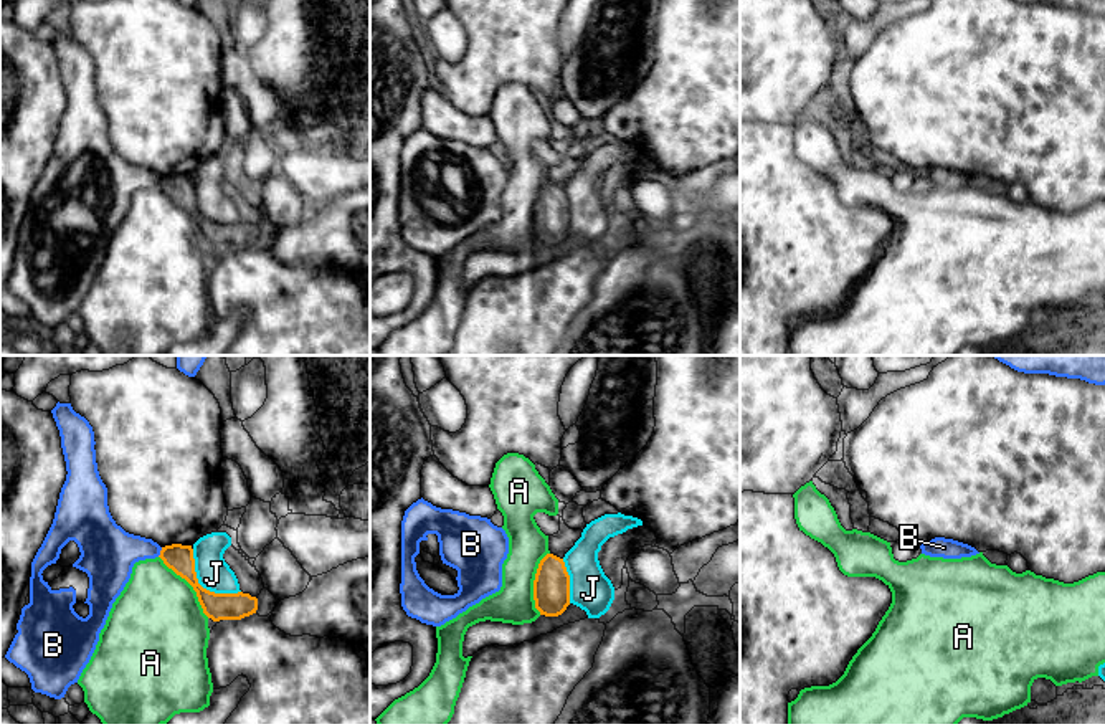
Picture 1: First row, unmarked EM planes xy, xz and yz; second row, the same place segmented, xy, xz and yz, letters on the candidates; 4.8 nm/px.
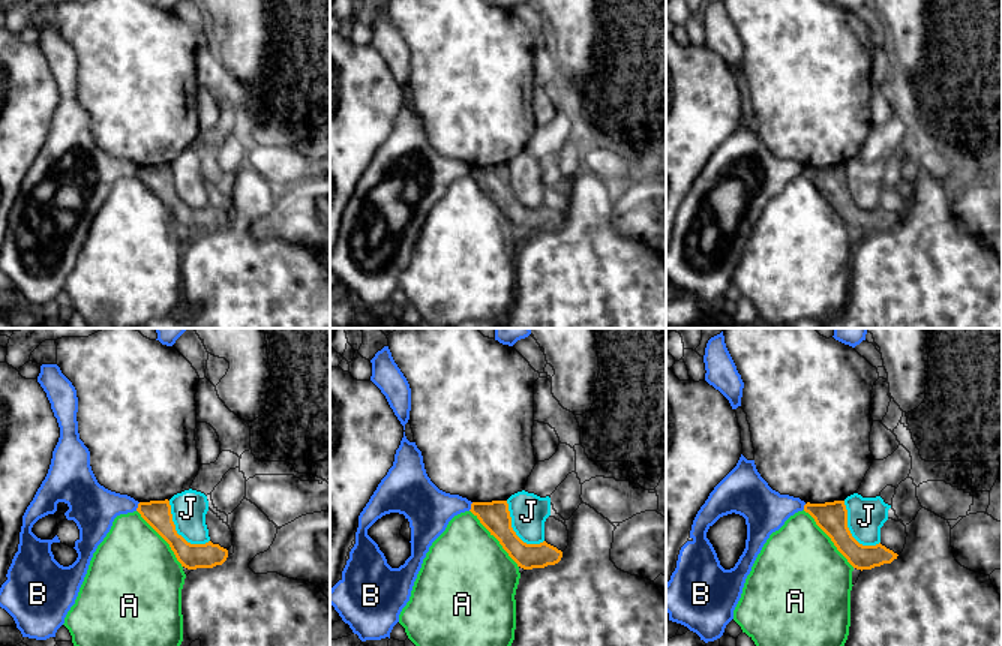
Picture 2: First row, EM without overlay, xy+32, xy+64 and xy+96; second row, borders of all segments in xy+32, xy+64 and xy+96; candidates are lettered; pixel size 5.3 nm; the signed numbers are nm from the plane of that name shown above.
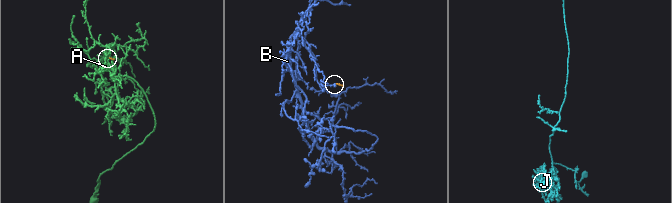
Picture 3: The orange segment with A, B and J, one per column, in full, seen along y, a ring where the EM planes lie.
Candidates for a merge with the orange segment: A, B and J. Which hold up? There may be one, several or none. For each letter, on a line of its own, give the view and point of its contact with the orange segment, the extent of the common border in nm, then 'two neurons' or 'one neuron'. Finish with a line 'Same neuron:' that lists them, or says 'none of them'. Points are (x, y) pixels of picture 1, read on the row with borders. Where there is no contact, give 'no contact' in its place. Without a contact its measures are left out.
A: xy (190, 584) | 380 nm | two neurons
B: xy (161, 552) | 50 nm | two neurons
J: xy (202, 587) | 320 nm | two neurons
Same neuron: none of them

